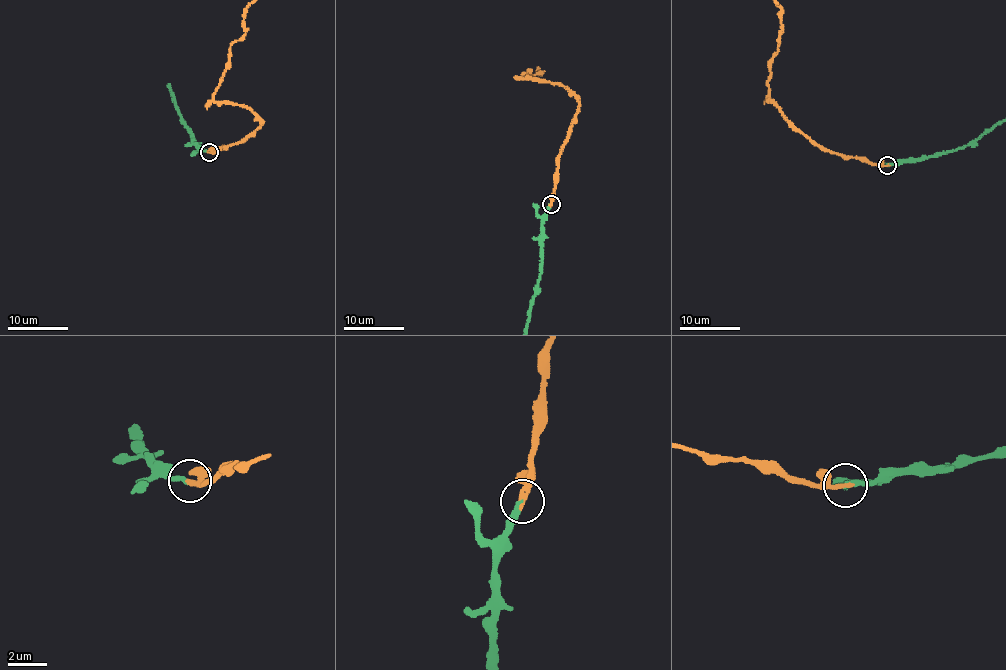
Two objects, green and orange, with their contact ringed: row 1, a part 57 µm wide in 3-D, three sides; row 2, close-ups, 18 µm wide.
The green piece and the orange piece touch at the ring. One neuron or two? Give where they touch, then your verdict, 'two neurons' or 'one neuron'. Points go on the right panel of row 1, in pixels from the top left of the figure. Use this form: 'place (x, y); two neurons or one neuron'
place (887, 165); one neuron

